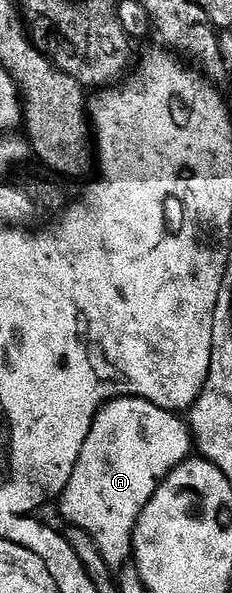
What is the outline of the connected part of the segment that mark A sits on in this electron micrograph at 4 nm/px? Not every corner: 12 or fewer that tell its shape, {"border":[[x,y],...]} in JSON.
{"border":[[138,396],[95,416],[58,501],[122,569],[139,515],[192,452]]}

